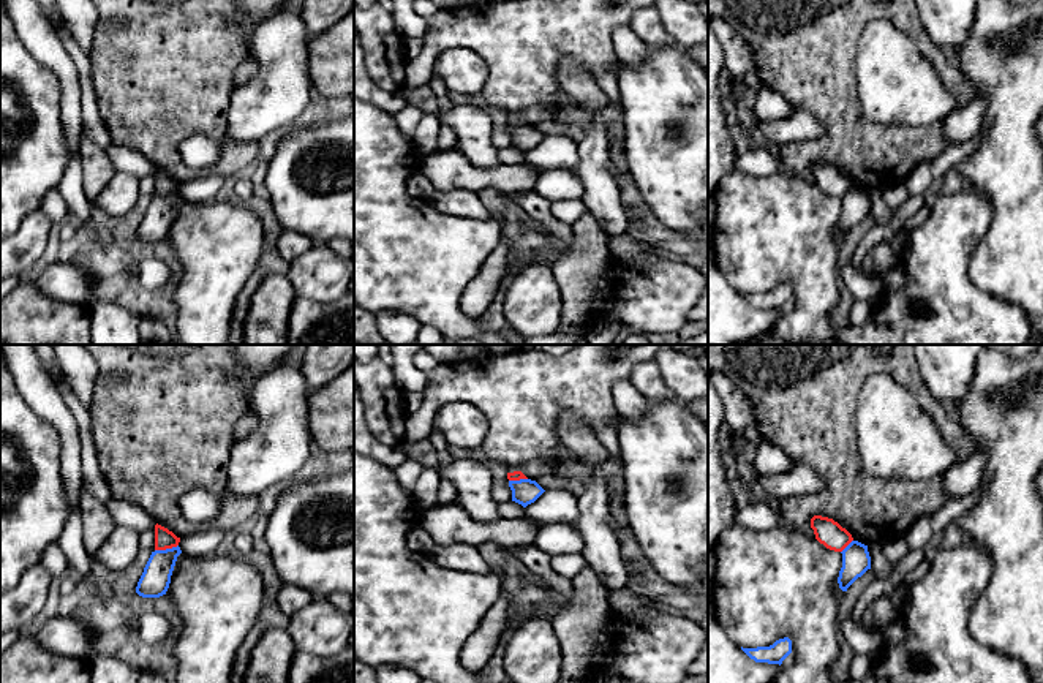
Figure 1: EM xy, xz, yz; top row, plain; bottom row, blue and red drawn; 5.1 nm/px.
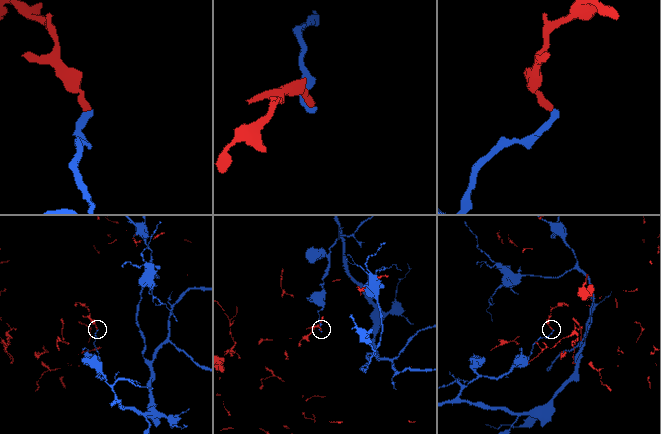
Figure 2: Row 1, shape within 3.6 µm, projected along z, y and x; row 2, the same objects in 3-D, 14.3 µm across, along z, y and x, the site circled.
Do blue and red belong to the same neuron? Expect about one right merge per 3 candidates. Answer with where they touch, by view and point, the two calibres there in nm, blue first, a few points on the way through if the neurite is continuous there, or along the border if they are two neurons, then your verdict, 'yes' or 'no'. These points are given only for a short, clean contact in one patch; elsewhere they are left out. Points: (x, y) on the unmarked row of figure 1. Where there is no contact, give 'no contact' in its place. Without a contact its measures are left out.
meets blue in xy at (166, 195); 150 nm thick on the blue side, 100 nm on the other; border along xy (177, 190), (155, 196); no

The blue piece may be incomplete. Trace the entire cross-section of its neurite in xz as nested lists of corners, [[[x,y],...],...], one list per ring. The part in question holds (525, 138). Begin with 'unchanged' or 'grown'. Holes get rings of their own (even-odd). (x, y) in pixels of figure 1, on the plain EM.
unchanged; [[[531,125],[509,126],[512,136],[512,147],[526,153],[534,149],[545,136]]]

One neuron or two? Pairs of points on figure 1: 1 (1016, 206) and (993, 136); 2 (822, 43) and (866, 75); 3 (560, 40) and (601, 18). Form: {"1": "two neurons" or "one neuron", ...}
{"1": "one neuron", "2": "two neurons", "3": "one neuron"}

